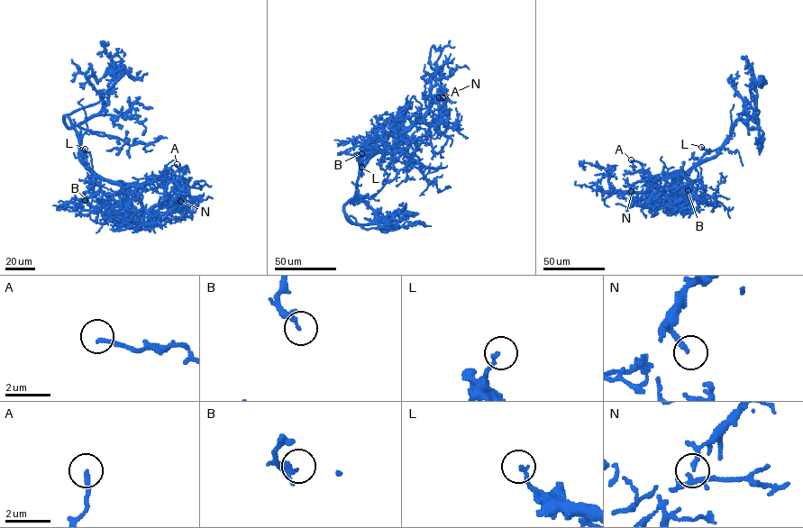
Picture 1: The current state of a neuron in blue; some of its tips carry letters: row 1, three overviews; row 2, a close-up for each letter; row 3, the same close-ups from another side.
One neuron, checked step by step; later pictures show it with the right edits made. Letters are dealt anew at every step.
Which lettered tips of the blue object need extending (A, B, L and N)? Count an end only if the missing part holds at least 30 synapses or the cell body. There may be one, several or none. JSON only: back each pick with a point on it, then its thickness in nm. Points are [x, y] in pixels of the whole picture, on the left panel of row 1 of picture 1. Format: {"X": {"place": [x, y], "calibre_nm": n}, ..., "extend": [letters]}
{"A": {"place": [177, 164], "calibre_nm": 190}, "extend": ["A"]}

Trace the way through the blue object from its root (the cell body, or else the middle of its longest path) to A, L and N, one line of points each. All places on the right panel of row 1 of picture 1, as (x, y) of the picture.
A: (761, 82), (751, 91), (758, 115), (738, 119), (720, 151), (666, 198), (631, 159)
L: (761, 82), (751, 91), (758, 115), (738, 119), (720, 148), (708, 150), (701, 147)
N: (761, 82), (751, 91), (758, 115), (738, 119), (668, 197), (651, 179), (631, 191)

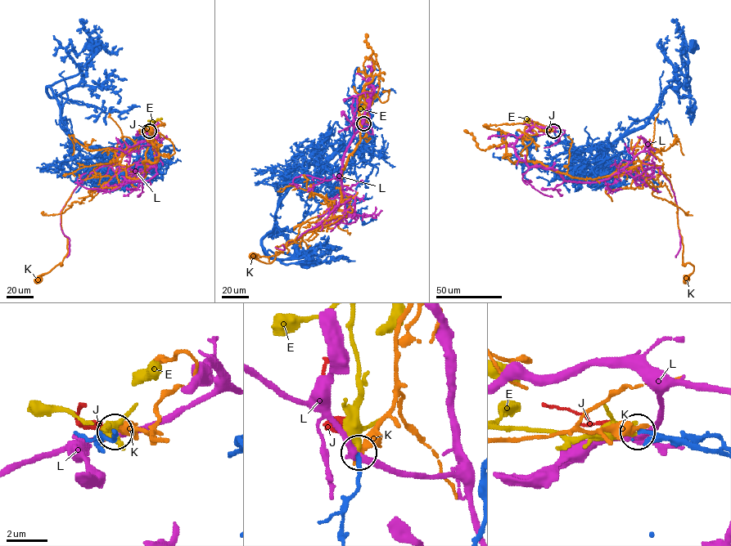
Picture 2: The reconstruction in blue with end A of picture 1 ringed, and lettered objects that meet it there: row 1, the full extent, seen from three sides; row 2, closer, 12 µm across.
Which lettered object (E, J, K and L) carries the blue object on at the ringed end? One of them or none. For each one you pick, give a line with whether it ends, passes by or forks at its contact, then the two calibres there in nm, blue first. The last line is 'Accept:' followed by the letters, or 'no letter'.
E: it ends; calibres 190 and 380 nm
Accept: E

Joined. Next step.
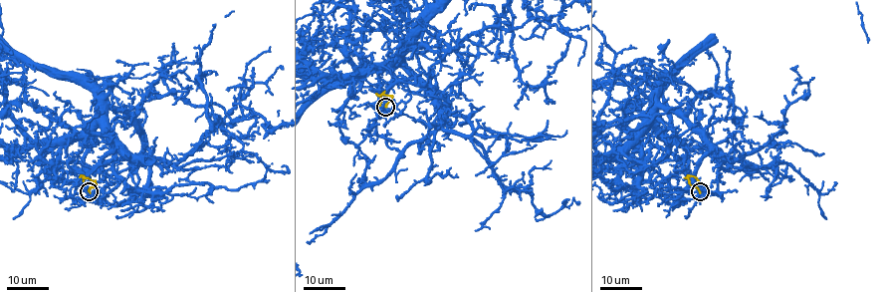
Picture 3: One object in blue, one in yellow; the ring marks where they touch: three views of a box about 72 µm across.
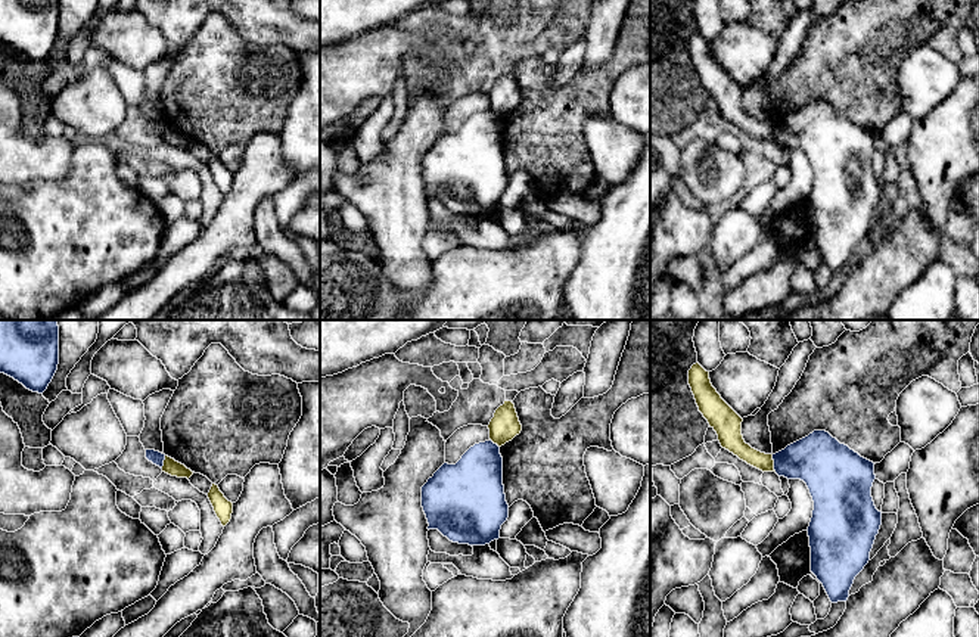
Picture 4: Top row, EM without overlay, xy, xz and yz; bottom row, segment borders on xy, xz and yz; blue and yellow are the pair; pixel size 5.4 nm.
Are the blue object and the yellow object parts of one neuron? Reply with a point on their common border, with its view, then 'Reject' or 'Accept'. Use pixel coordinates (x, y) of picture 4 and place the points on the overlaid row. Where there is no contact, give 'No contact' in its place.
Touches blue at yz (774, 463). Reject

